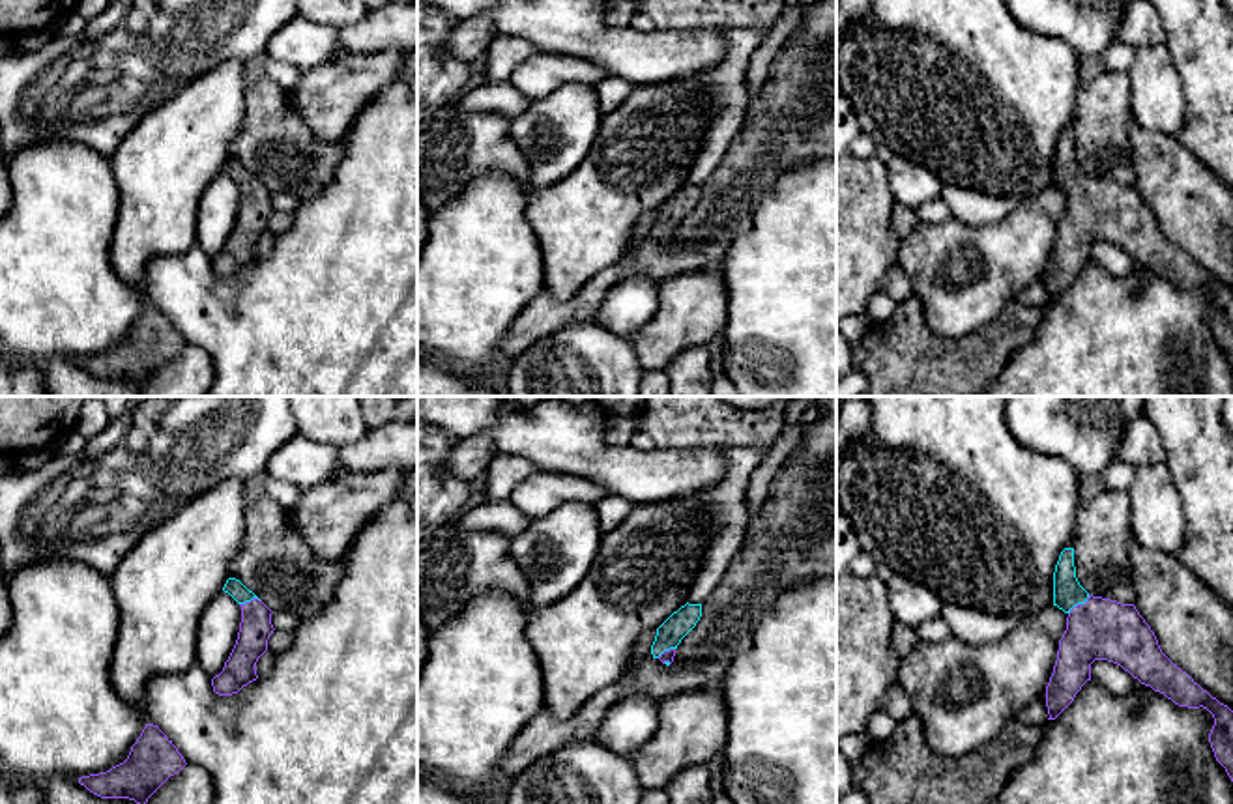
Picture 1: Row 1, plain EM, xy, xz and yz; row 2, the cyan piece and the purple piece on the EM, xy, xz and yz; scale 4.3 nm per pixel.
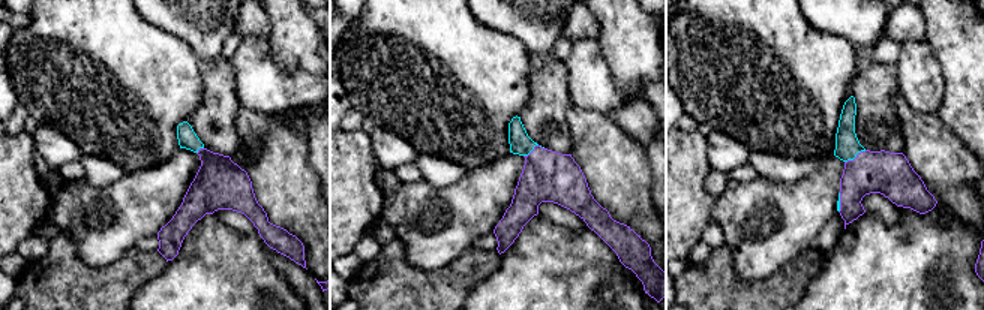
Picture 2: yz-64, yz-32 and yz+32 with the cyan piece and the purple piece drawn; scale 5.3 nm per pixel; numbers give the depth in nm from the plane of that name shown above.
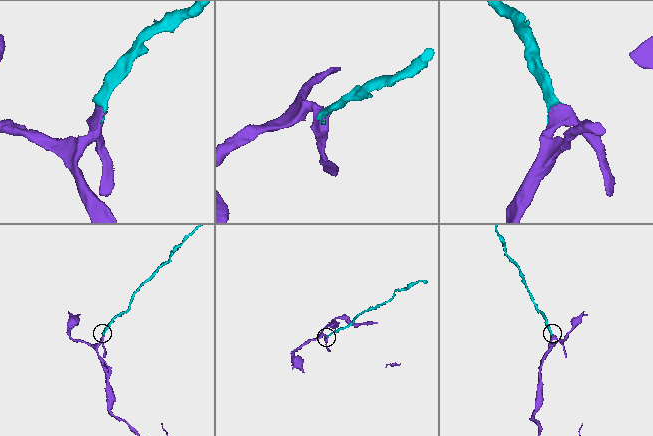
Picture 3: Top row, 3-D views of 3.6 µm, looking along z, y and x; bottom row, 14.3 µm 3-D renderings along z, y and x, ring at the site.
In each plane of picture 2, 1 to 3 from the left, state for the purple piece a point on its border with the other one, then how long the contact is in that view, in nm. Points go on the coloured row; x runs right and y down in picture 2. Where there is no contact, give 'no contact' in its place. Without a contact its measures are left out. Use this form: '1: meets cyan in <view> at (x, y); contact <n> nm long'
1: meets cyan in yz-64 at (198, 149); contact 50 nm long
2: meets cyan in yz-32 at (533, 149); contact 120 nm long
3: meets cyan in yz+32 at (855, 156); contact 140 nm long

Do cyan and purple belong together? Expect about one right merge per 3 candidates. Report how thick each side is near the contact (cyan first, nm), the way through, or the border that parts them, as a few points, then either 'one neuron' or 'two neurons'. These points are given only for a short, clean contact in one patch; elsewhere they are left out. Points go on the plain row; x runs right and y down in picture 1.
130/260 nm | across yz (1067, 172), (1078, 184), (1101, 210) | one neuron

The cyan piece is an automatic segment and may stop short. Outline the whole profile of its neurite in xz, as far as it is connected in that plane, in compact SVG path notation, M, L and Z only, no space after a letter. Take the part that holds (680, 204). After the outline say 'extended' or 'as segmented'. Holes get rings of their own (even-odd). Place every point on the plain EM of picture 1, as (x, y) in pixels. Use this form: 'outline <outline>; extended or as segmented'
outline M685 185L674 193L659 209L651 226L653 239L670 247L681 221L696 208L702 198L702 185Z; extended

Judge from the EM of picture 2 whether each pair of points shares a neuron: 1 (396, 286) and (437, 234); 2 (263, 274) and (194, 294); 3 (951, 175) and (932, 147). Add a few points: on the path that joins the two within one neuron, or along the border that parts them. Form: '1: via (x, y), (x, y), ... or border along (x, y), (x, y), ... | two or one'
1: border along (395, 235), (414, 267), (447, 265) | two
2: via (246, 291), (243, 294), (210, 294) | one
3: via (948, 168), (938, 154) | one

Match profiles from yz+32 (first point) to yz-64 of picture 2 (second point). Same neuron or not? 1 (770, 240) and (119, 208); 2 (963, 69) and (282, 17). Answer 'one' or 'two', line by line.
1: one
2: one

